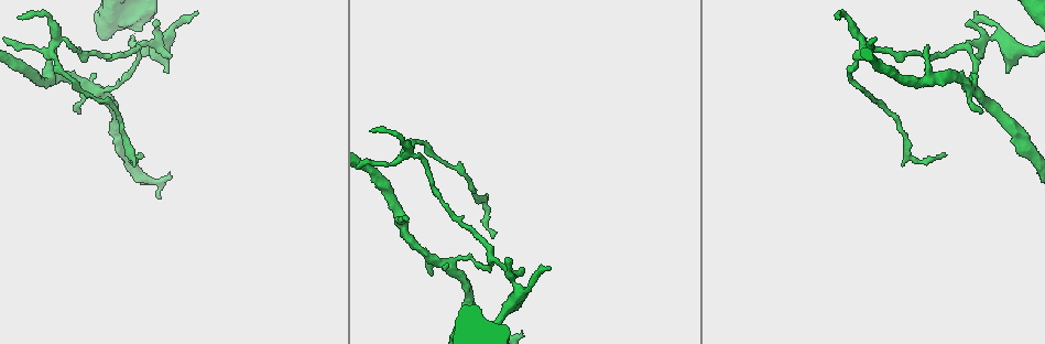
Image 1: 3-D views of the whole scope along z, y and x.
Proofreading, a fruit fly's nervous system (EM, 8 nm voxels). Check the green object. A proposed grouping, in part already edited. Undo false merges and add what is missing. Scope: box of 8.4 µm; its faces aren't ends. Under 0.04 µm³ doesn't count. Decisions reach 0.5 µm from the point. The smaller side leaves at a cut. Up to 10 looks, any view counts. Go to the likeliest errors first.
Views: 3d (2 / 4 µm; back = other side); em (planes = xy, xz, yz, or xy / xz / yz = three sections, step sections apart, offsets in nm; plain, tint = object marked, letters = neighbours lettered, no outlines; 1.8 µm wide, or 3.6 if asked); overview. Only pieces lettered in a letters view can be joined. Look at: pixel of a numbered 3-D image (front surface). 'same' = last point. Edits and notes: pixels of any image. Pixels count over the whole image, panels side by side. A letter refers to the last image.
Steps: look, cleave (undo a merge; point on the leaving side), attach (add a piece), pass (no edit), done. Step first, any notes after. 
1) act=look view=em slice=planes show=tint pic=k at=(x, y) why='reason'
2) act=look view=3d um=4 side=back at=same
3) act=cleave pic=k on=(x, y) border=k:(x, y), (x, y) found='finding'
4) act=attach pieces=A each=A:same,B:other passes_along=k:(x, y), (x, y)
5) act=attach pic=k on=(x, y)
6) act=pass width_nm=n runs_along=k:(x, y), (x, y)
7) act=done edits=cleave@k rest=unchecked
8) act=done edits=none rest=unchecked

act=look view=3d um=4 pic=1 at=(966, 43)

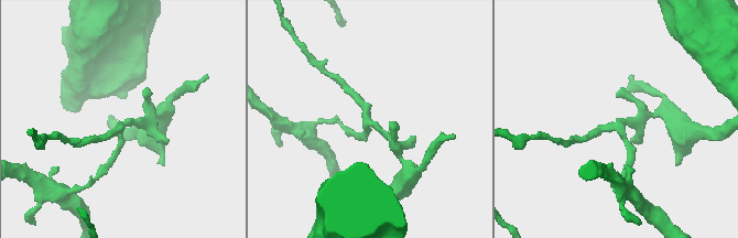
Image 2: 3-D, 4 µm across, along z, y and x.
act=look view=em slice=xz step=8 show=tint pic=2 at=(368, 122)

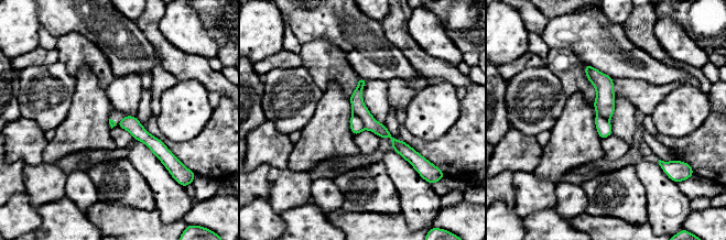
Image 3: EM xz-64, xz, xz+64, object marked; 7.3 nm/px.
act=look view=em slice=planes show=letters at=same

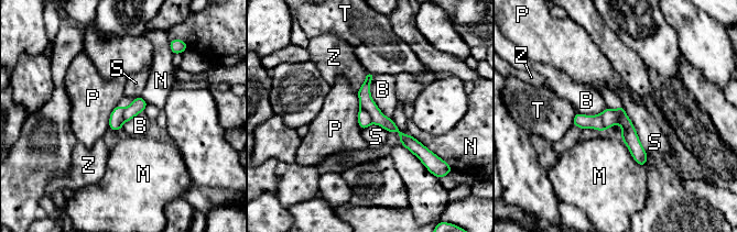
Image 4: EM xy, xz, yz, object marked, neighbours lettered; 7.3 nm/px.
act=cleave pic=4 on=(364, 118) each=B:other,M:other,N:other,P:other,S:other,T:other,Z:other arms=3 border=4:(360, 108), (369, 114), (372, 122) found='a second cell is stuck on'

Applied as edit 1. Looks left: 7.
act=look view=3d um=2 side=back pic=1 at=(943, 152) why='end of a long branch'

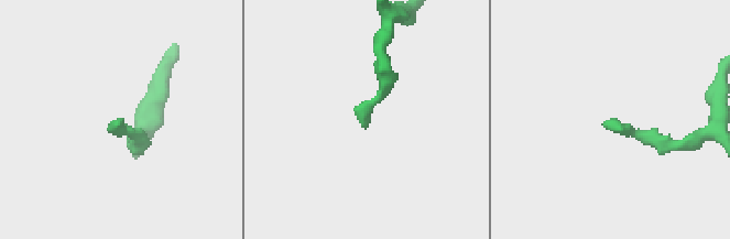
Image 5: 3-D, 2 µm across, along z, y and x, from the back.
act=look view=em slice=planes show=plain pic=5 at=(606, 121)

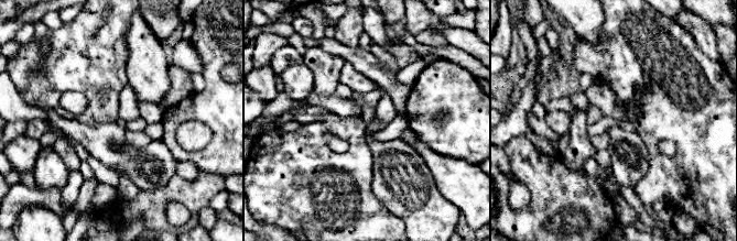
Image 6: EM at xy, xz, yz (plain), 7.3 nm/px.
act=look view=em slice=planes show=letters at=same why='what lies round it'

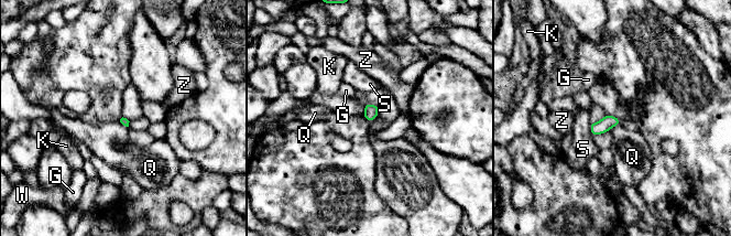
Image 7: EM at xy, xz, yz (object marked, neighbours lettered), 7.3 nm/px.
act=pass each=G:other,K:other,Q:other,S:other,W:other,Z:other border=7:(620, 122), (609, 130) found='none of them fits'

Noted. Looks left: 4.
act=look view=em slice=xz step=8 show=tint pic=1 at=(853, 63) why='sharp bend'

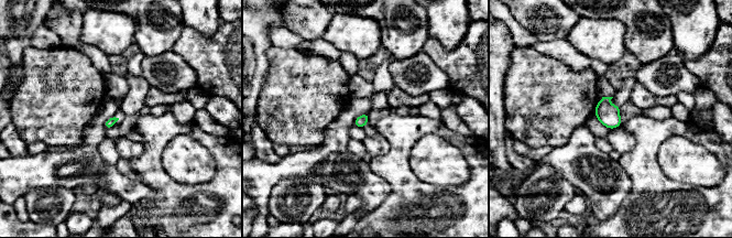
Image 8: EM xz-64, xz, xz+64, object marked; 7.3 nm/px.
act=look view=em slice=planes show=letters at=same why='cut it another way'

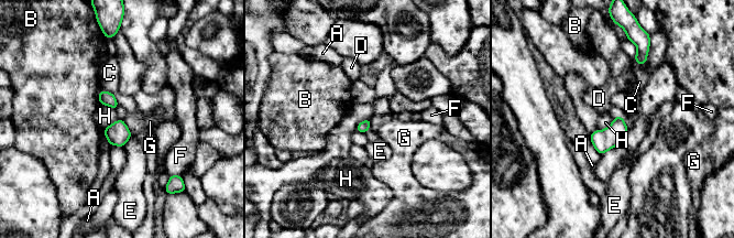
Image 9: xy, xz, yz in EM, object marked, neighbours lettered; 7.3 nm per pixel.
act=pass each=A:other,B:other,C:other,D:other,E:other,F:other,G:other,H:other border=9:(616, 114), (606, 127), (596, 129) found='all the same cell'

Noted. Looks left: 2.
act=done edits=cleave@4 rest=unchecked

